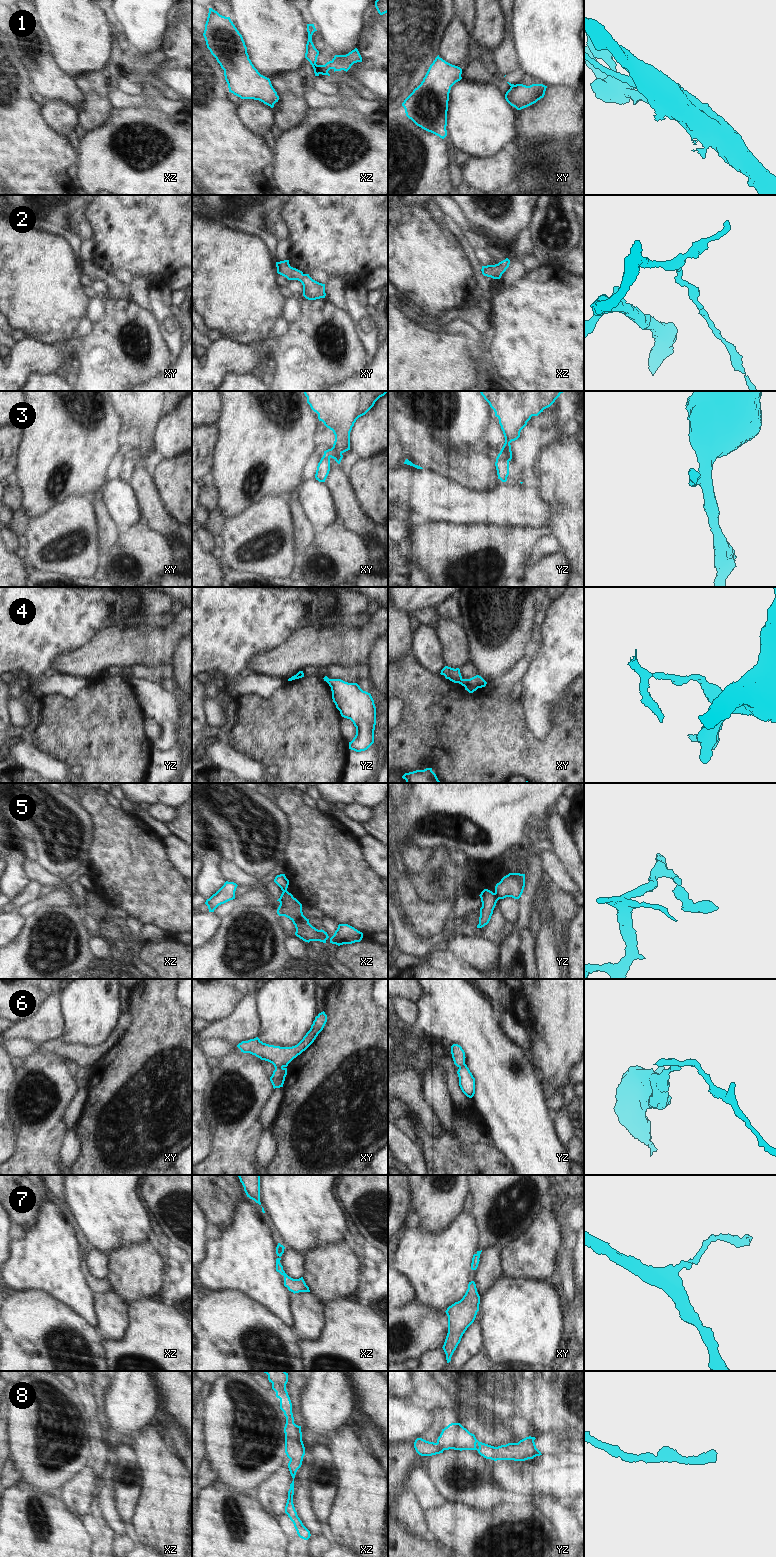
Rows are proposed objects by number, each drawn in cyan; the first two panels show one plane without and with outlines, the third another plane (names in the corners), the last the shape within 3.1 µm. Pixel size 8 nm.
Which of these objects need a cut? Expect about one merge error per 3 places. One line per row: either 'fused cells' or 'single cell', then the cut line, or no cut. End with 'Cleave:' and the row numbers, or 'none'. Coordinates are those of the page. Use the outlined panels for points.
1: fused cells; cut in xz along (317, 65), (317, 73), (315, 75)
2: single cell; no cut
3: fused cells; cut in yz along (499, 453), (509, 460)
4: fused cells; cut in xy along (461, 678), (458, 682)
5: fused cells; cut in yz along (494, 893), (499, 898)
6: fused cells; cut in xy along (282, 1066), (275, 1068)
7: single cell; no cut
8: single cell; no cut
Cleave: 1, 3, 4, 5, 6

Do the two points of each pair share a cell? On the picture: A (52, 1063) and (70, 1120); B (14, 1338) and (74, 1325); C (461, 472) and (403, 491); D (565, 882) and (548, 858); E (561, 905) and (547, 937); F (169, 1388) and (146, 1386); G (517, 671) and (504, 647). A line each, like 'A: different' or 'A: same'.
A: different
B: same
C: different
D: same
E: different
F: different
G: different

